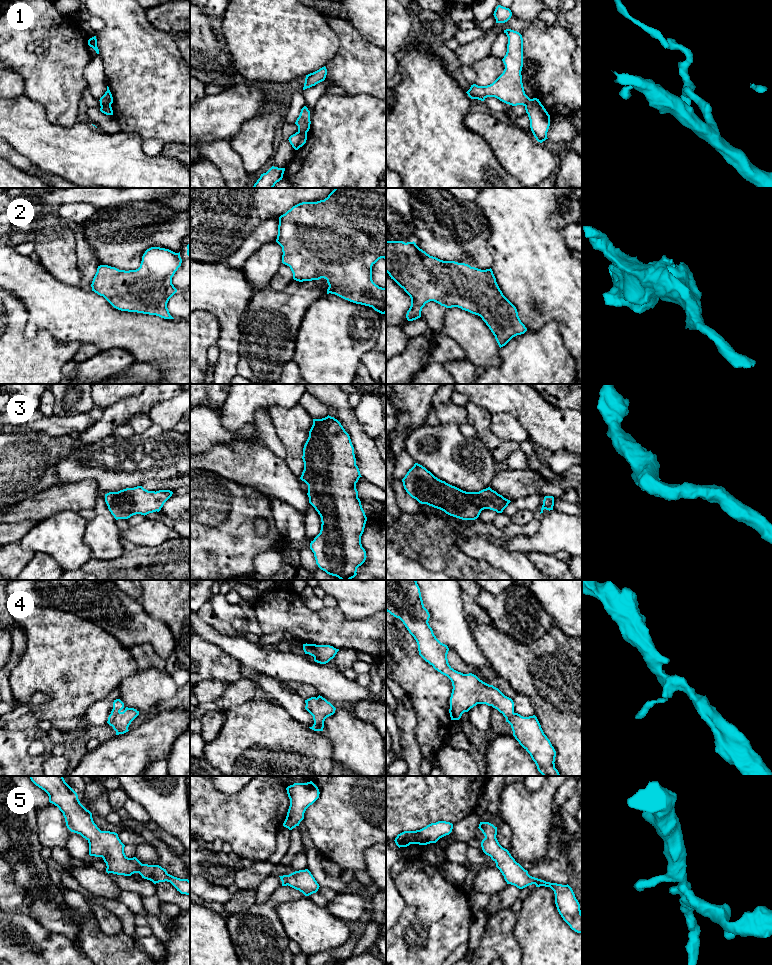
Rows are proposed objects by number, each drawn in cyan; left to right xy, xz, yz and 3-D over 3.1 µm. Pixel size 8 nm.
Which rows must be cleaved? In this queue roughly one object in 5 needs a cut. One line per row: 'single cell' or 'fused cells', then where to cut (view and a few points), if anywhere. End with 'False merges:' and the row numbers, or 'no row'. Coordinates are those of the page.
1: fused cells | xy (100, 102), (110, 105)
2: single cell | no cut
3: single cell | no cut
4: single cell | no cut
5: single cell | no cut
False merges: 1

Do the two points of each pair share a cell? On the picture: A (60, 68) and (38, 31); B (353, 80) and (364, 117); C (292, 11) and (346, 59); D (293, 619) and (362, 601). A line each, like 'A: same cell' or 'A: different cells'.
A: same cell
B: different cells
C: different cells
D: different cells

